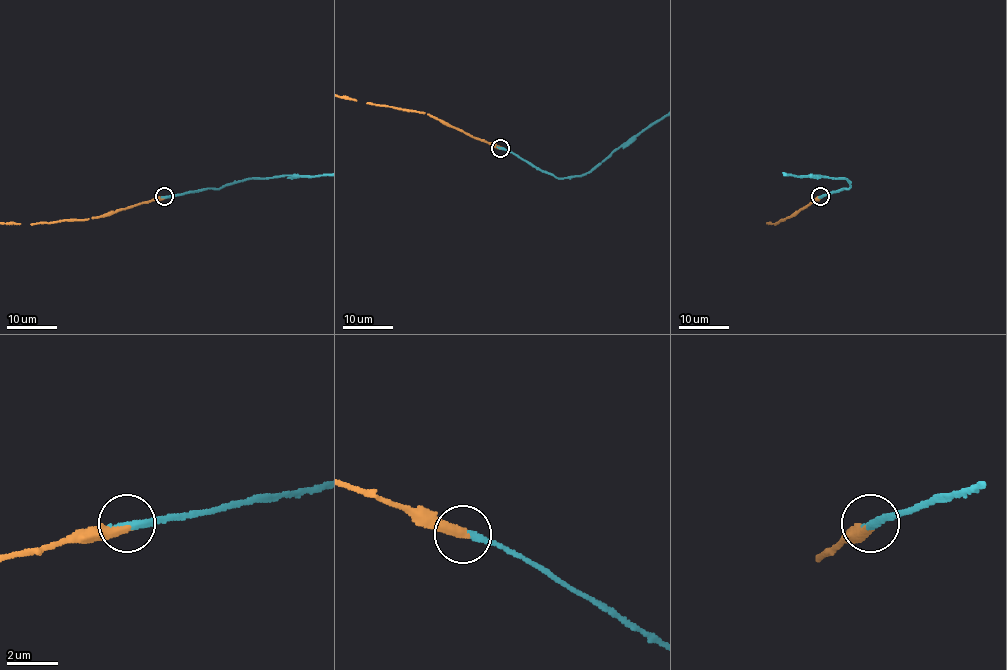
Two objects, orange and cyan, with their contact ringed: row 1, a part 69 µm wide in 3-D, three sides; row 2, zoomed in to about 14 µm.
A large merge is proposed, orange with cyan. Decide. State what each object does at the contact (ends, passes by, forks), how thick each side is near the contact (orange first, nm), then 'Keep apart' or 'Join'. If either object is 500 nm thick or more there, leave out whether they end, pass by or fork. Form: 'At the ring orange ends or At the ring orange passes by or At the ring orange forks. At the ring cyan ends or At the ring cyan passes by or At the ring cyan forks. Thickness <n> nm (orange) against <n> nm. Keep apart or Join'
At the ring orange ends. At the ring cyan ends. Thickness 380 nm (orange) against 300 nm. Join

